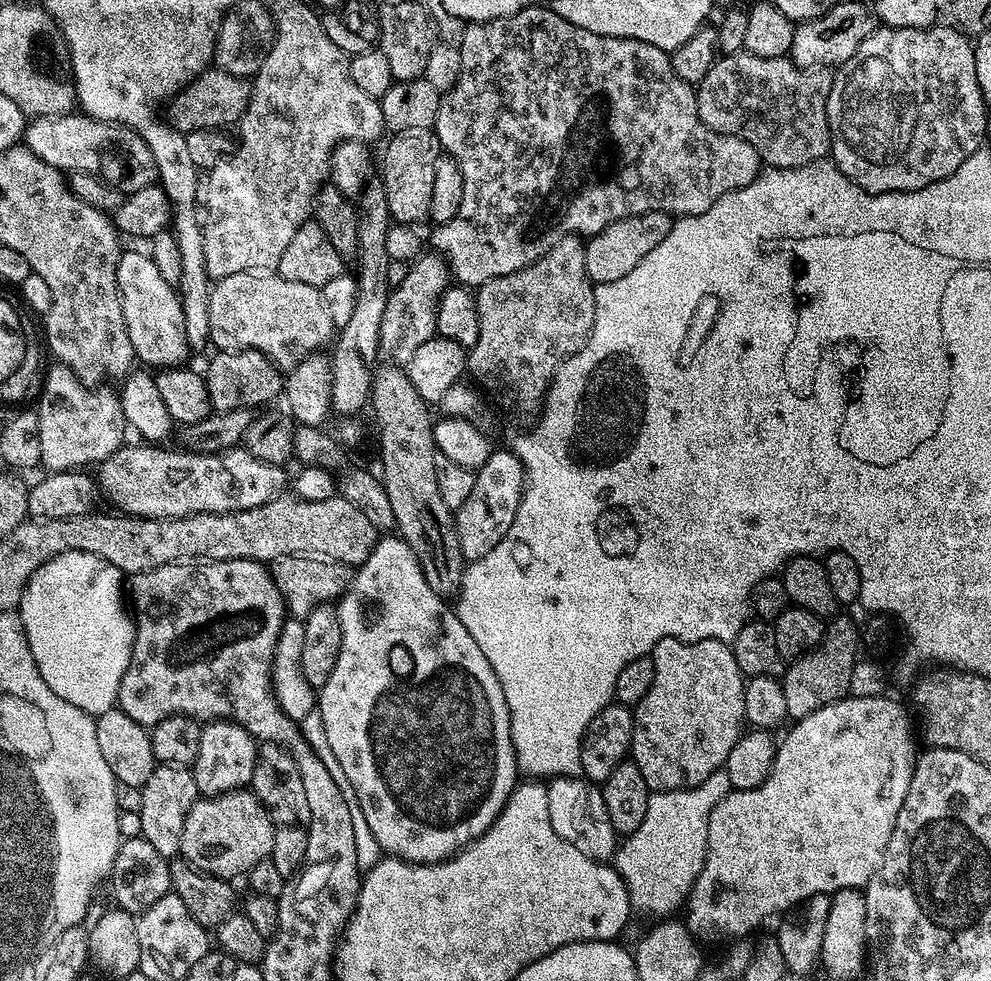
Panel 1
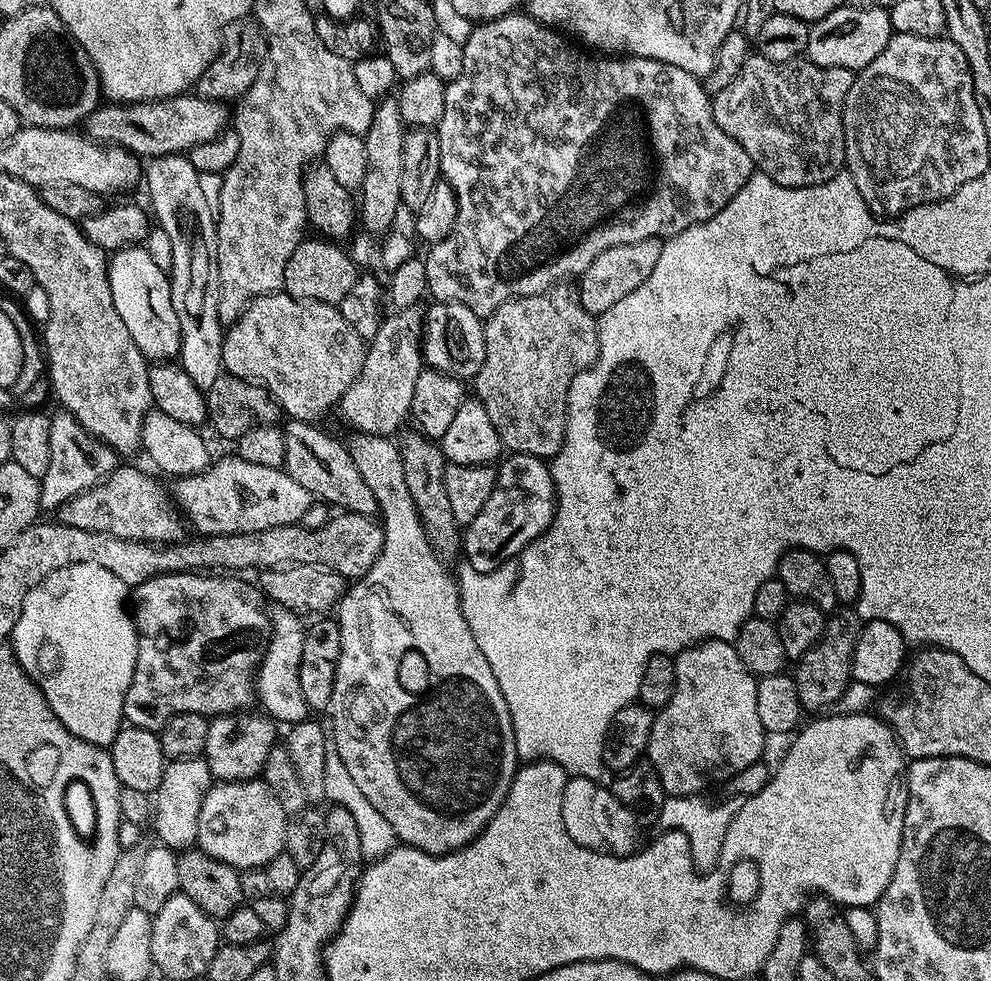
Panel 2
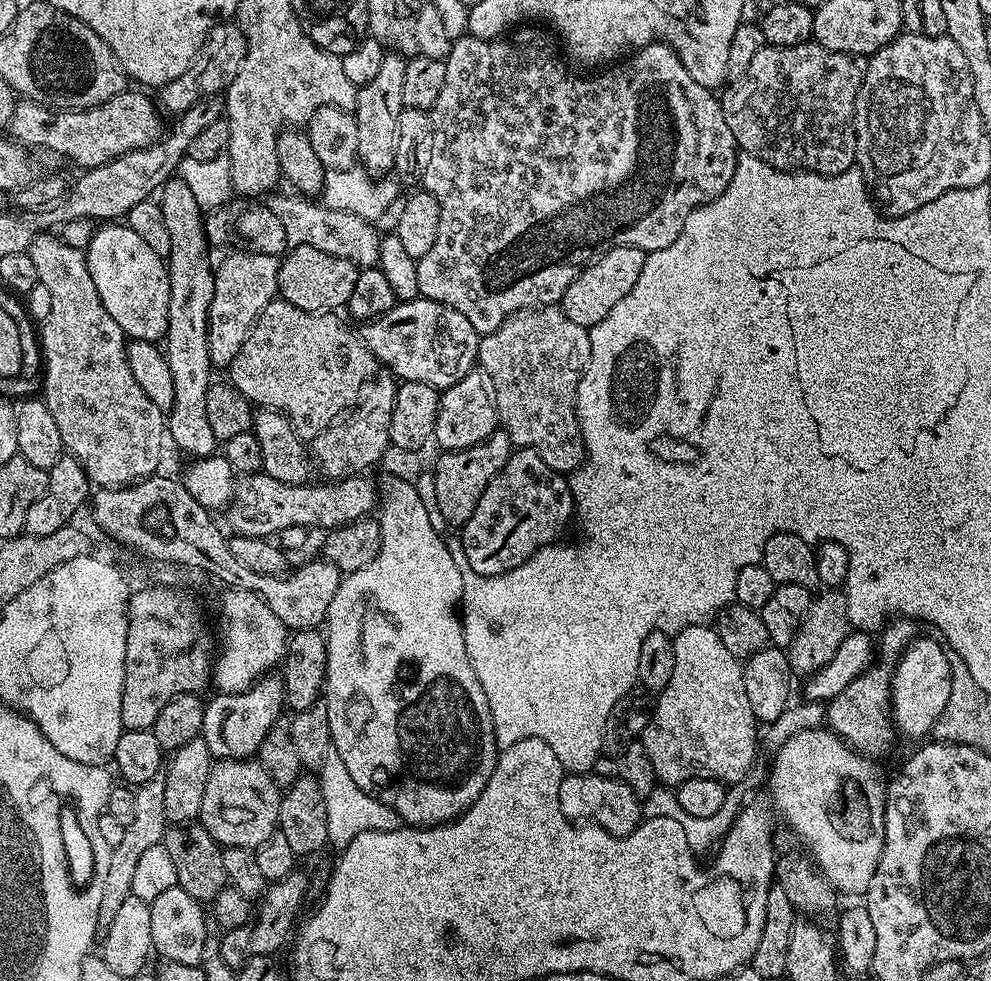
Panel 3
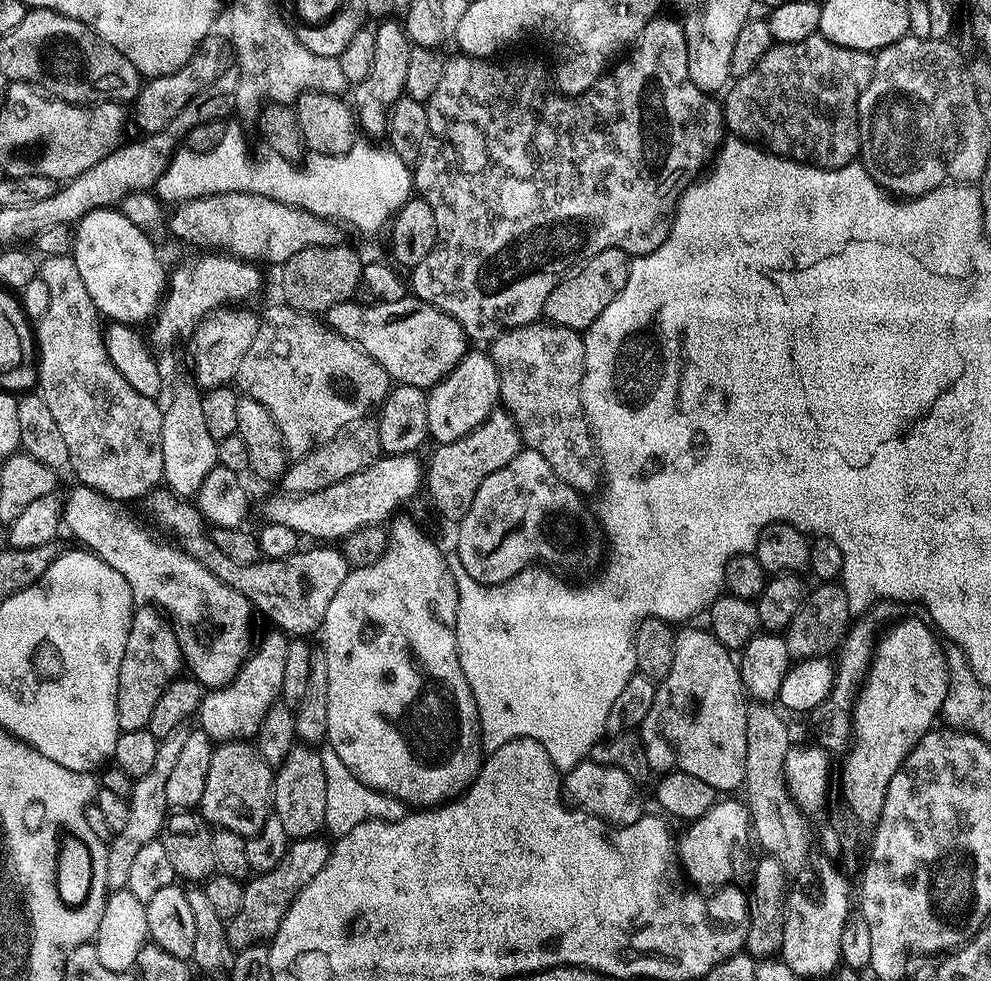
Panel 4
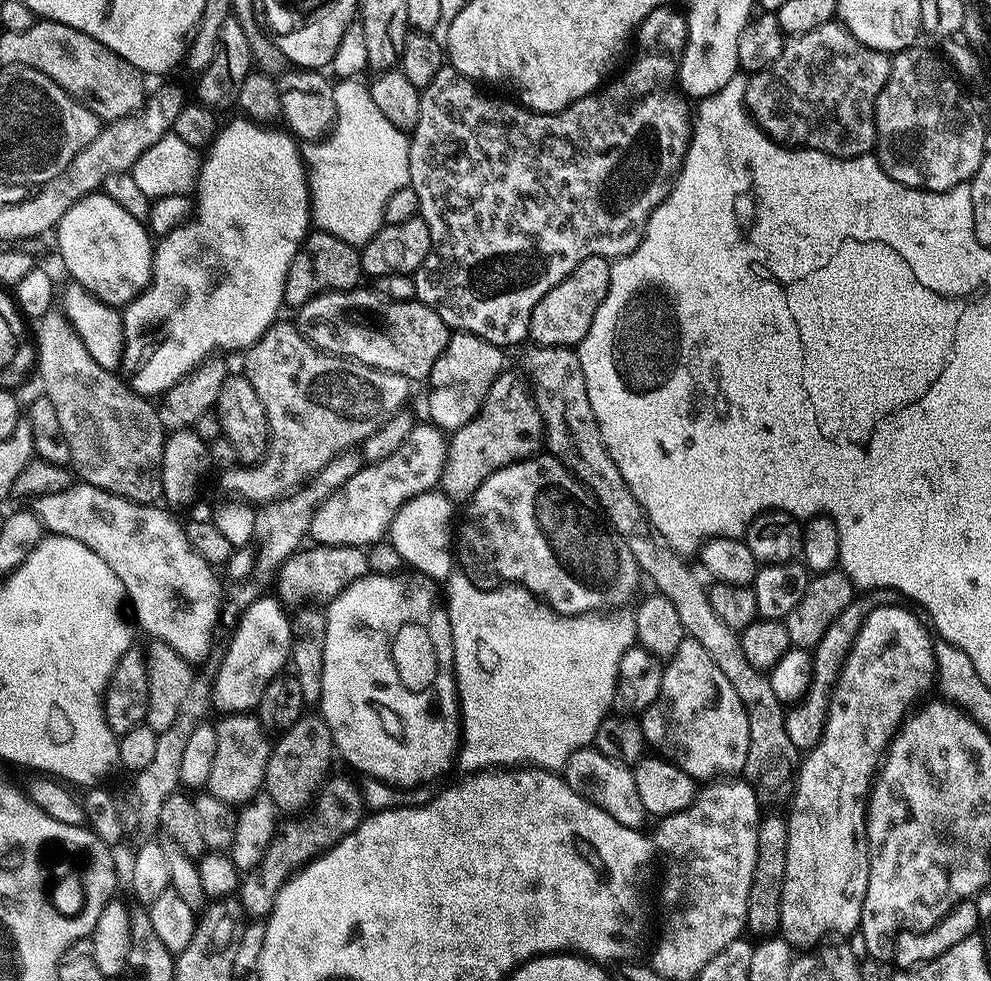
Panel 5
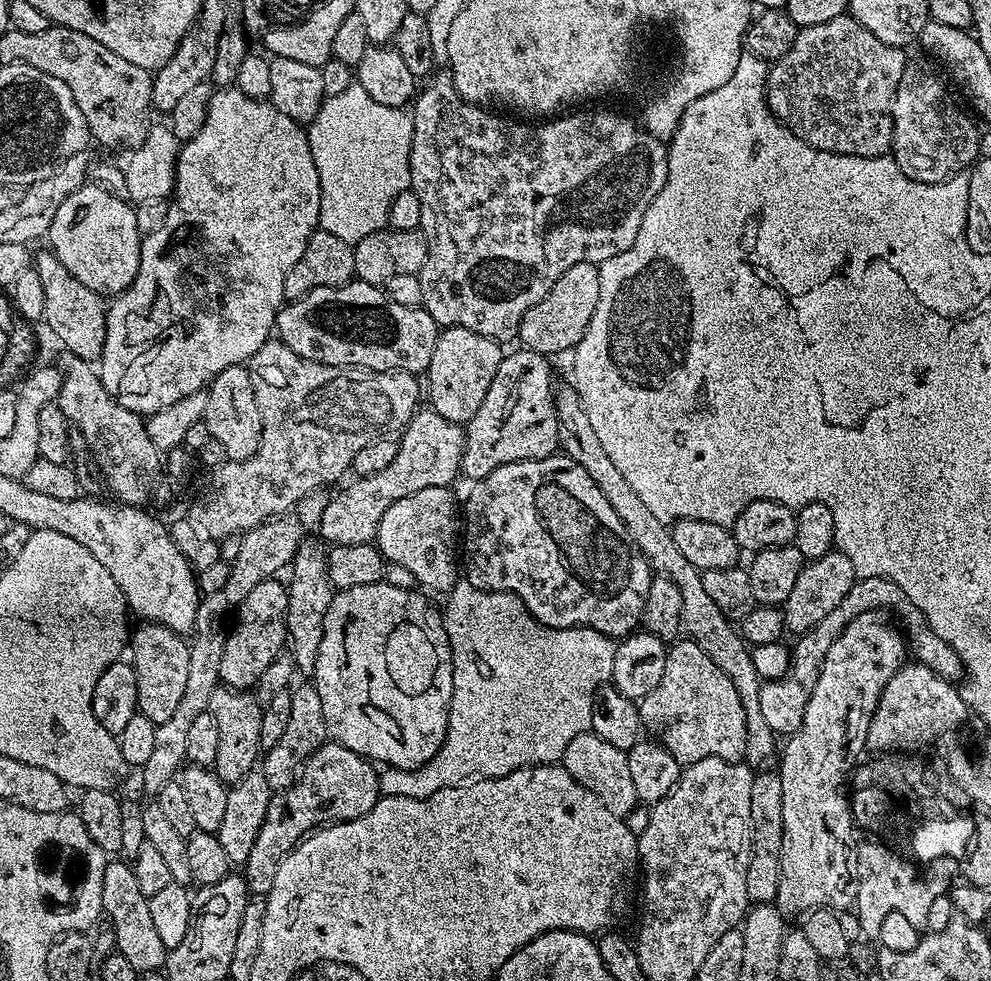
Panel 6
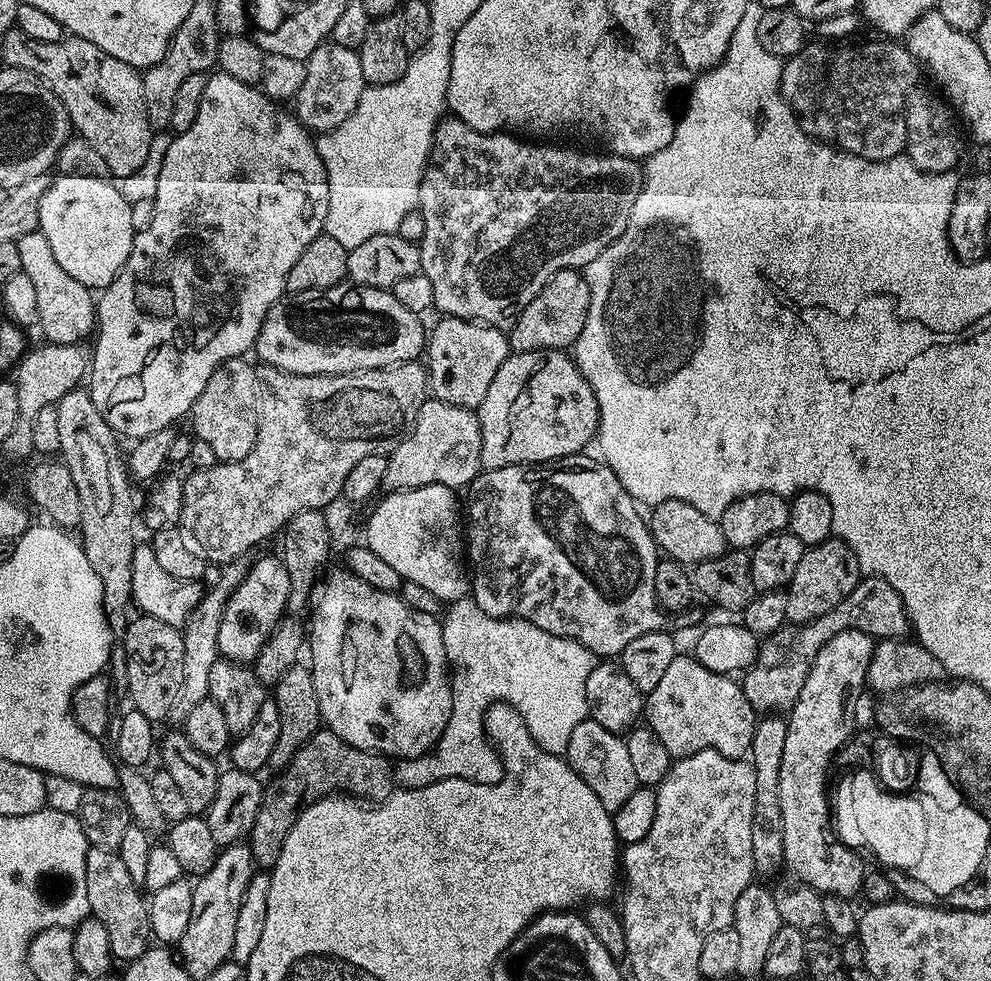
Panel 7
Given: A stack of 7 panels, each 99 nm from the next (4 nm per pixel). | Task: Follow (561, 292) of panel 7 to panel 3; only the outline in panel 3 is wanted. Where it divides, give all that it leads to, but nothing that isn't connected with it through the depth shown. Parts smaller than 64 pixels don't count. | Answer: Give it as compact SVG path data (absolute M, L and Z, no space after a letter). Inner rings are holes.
M618 246L608 252L603 252L596 257L592 263L580 269L580 273L566 286L562 307L564 316L570 318L570 322L578 322L578 326L591 330L595 324L602 322L630 290L634 290L634 282L638 282L638 274L642 274L642 266L646 259L646 254L641 248L631 248L630 246Z

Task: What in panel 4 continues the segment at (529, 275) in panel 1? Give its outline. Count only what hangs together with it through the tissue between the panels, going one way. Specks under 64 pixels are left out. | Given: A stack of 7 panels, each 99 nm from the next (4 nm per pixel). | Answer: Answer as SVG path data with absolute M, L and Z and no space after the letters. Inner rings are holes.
M537 322L521 328L509 328L490 344L490 355L500 375L500 400L511 412L520 430L520 439L531 451L550 462L550 470L562 478L574 492L587 494L602 484L602 460L594 454L594 437L584 413L580 391L584 377L584 338L581 333L556 324Z

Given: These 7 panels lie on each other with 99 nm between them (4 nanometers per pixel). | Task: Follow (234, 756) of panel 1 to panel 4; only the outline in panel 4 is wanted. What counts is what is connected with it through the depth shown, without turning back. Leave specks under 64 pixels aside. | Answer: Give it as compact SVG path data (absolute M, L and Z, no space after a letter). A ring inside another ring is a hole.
M279 630L268 631L272 632L266 633L260 645L257 648L255 645L254 650L249 651L248 659L229 684L205 691L198 713L198 728L214 742L251 741L266 718L266 710L270 710L270 706L280 700L289 637Z

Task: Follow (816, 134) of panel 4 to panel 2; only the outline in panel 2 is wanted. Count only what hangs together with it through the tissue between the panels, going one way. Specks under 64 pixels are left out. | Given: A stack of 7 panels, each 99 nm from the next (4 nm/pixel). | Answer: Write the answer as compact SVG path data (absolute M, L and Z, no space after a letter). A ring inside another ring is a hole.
M752 54L728 86L715 89L711 97L714 122L718 122L730 138L739 142L753 161L764 160L763 175L787 188L799 188L801 184L815 181L819 172L827 173L827 168L841 159L844 131L840 115L853 79L854 72L850 68L824 68L807 58L778 60L763 54Z

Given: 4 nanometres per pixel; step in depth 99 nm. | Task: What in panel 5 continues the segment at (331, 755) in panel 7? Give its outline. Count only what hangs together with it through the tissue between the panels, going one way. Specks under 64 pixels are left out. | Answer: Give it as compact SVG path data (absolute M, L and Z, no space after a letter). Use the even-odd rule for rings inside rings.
M329 775L324 781L310 810L305 811L302 818L285 819L288 821L285 824L283 821L277 827L276 837L270 842L262 862L258 862L258 866L243 873L238 889L238 899L244 907L245 917L267 918L287 880L292 879L305 864L309 864L317 856L321 856L338 842L342 842L342 838L349 836L364 819L366 809L357 781L336 775Z

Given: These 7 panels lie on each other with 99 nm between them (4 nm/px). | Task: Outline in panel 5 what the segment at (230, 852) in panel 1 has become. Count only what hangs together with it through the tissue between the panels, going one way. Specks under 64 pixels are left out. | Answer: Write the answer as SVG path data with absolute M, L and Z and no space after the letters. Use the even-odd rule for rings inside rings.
M224 714L215 721L218 747L214 749L214 762L206 792L231 806L243 806L261 795L266 778L266 762L272 753L272 744L265 725L256 714Z

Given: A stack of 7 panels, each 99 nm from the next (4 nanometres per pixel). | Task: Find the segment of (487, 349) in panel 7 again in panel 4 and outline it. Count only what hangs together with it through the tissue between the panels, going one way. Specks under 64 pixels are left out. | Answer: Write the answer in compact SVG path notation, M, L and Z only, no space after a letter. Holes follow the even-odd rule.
M469 350L448 374L428 392L428 434L436 444L458 442L470 430L482 426L491 412L497 411L500 400L500 375L487 351Z

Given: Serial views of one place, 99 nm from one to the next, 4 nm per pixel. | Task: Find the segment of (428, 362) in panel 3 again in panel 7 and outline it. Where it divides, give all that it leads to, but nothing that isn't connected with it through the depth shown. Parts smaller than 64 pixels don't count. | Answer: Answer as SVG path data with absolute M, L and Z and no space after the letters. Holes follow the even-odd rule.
M345 282L326 290L297 292L285 295L264 316L262 330L254 345L255 355L264 359L269 368L303 376L344 376L347 372L365 372L371 368L395 368L398 364L415 361L425 351L426 328L420 325L421 317L406 310L391 290L371 288Z

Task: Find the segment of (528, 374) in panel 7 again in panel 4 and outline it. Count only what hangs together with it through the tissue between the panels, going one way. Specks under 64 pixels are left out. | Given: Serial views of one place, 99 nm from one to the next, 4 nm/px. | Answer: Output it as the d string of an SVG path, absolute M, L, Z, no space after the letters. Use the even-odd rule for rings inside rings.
M497 410L491 412L466 438L458 438L458 442L436 444L432 457L426 460L426 492L432 495L432 504L452 522L458 522L470 510L474 503L474 494L494 470L502 470L510 458L522 451L520 430L511 412Z

